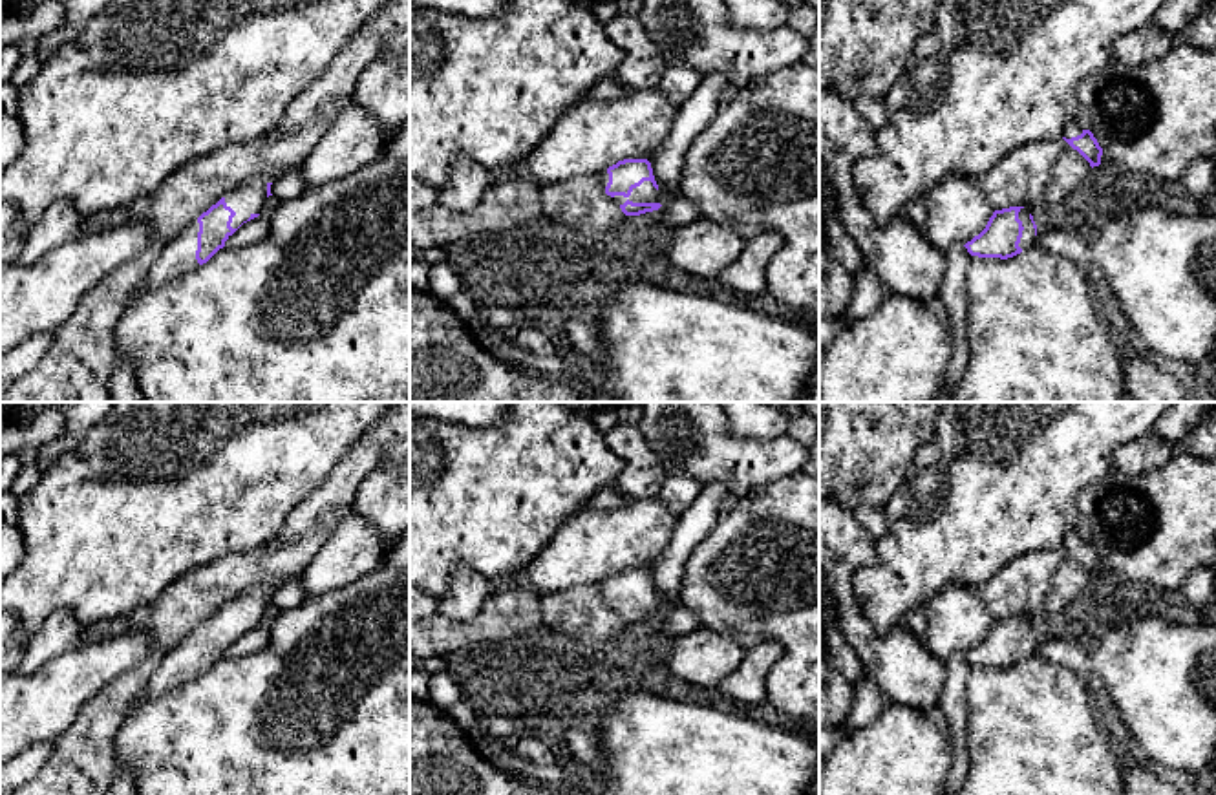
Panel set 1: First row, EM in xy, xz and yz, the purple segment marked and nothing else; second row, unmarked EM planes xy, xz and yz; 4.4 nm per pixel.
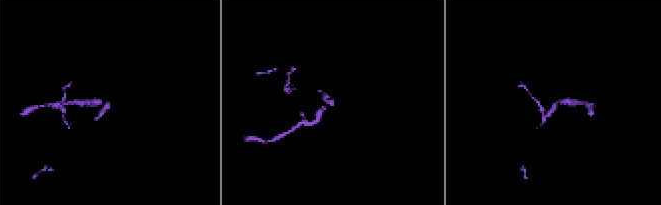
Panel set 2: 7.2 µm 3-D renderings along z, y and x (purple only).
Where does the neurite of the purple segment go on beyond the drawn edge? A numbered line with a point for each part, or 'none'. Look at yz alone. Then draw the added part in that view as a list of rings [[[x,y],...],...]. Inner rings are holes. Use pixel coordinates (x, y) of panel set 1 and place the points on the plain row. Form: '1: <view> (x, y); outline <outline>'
1: yz (1028, 644); outline [[[1020,618],[1019,629],[1022,631],[1022,636],[1024,636],[1019,656],[1028,658],[1033,654],[1033,649],[1035,649],[1035,638],[1033,638],[1033,632],[1029,629],[1029,621],[1026,618]]]

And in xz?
1: xz (646, 602); outline [[[644,590],[640,596],[633,598],[629,607],[614,605],[618,614],[624,614],[627,609],[633,612],[660,612],[660,601],[653,596],[651,590]]]

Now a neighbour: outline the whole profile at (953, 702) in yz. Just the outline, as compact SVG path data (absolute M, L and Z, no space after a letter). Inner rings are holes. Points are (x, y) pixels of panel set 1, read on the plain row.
M955 654L945 662L945 685L940 698L940 709L949 720L949 747L953 753L953 769L945 779L942 795L956 795L969 768L967 751L967 673L969 662L964 654Z

